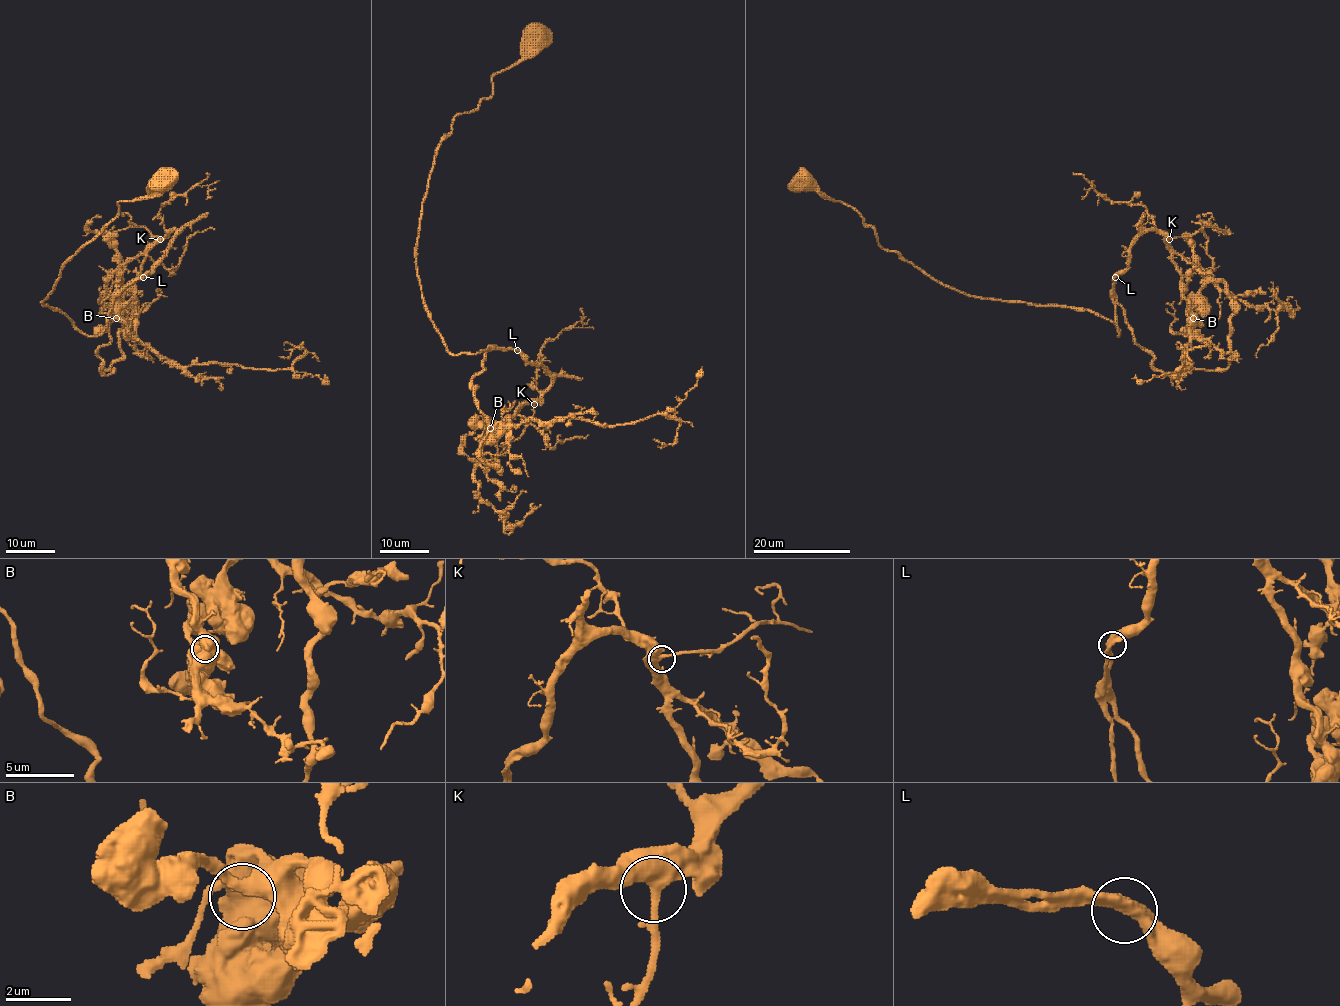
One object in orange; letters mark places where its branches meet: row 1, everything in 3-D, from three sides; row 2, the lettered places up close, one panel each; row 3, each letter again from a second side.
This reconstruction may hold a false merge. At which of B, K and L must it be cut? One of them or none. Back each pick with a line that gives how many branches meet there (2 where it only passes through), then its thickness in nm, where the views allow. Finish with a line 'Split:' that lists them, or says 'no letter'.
Split: no letter

